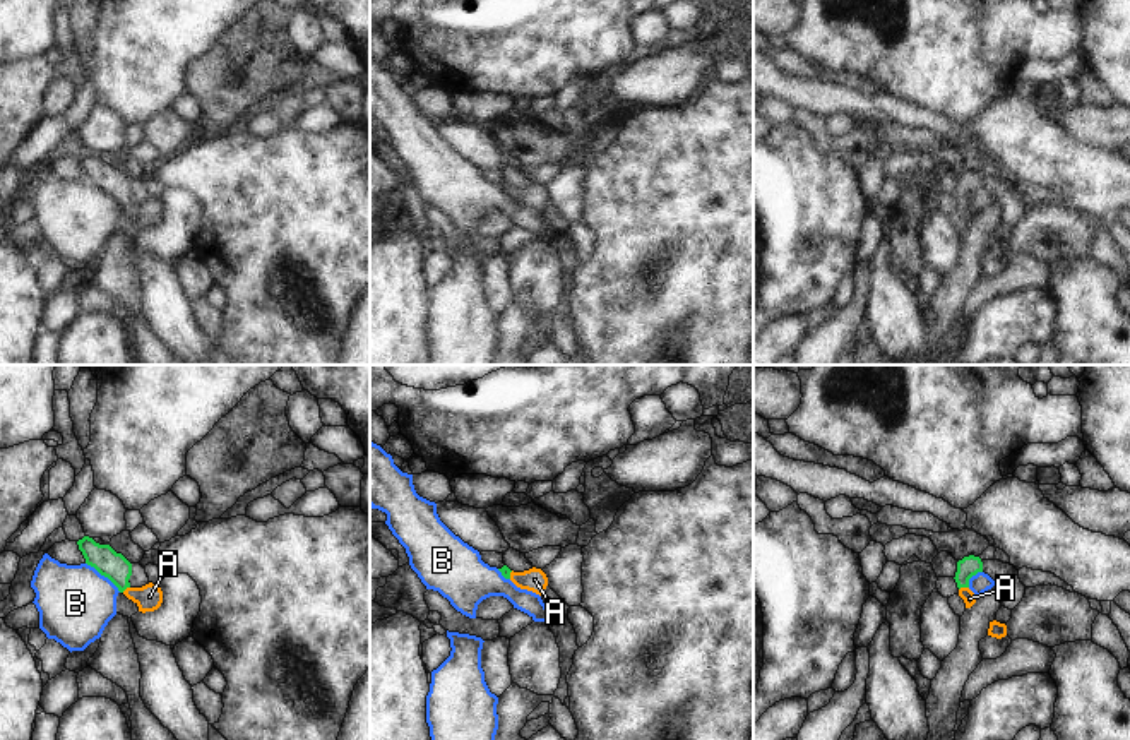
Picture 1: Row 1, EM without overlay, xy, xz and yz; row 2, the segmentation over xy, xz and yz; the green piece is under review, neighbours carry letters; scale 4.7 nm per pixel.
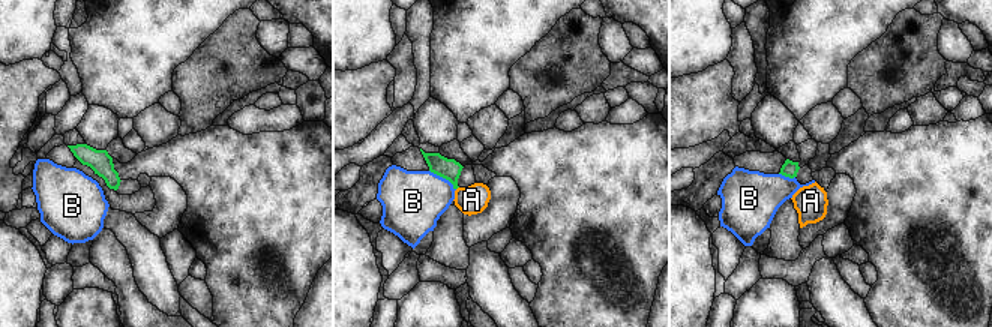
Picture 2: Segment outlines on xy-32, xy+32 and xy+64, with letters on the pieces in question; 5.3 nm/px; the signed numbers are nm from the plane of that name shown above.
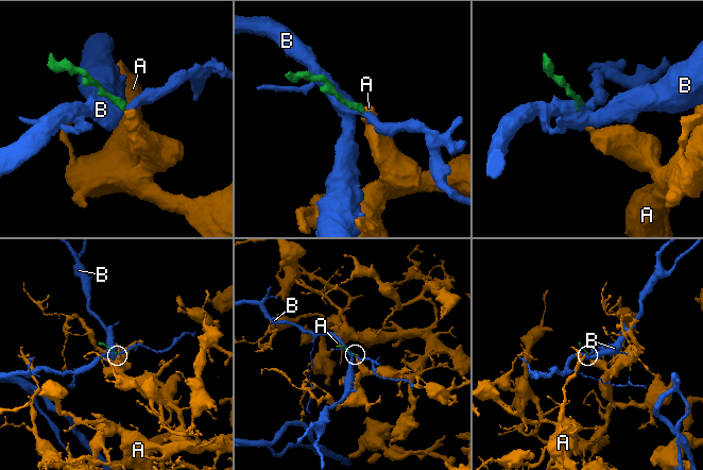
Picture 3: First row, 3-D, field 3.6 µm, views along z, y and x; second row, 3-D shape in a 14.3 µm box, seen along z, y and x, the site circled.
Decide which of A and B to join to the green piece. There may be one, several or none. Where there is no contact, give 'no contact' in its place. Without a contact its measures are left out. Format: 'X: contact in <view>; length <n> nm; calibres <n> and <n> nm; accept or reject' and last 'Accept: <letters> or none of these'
A: contact in yz; length 50 nm; calibres 100 and 70 nm; accept
B: contact in xy; length 220 nm; calibres 130 and 360 nm; reject
Accept: A

